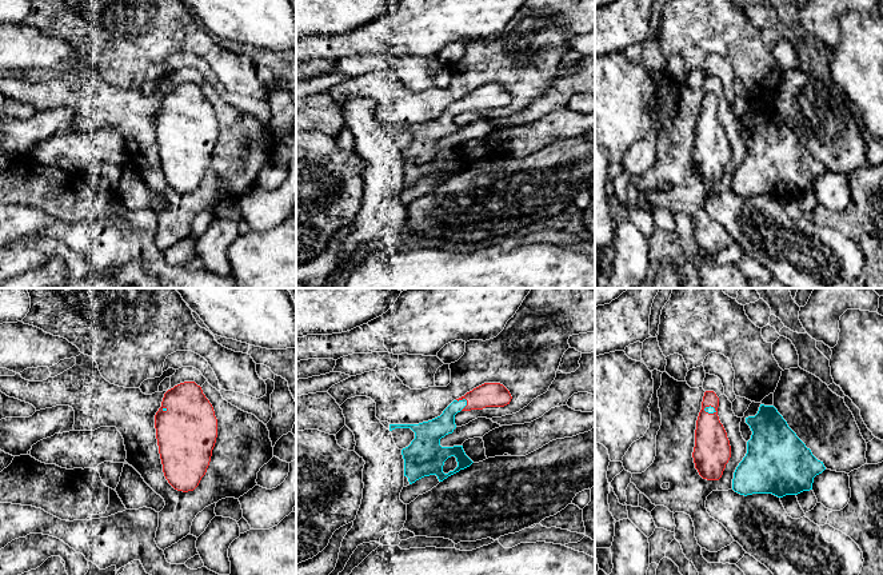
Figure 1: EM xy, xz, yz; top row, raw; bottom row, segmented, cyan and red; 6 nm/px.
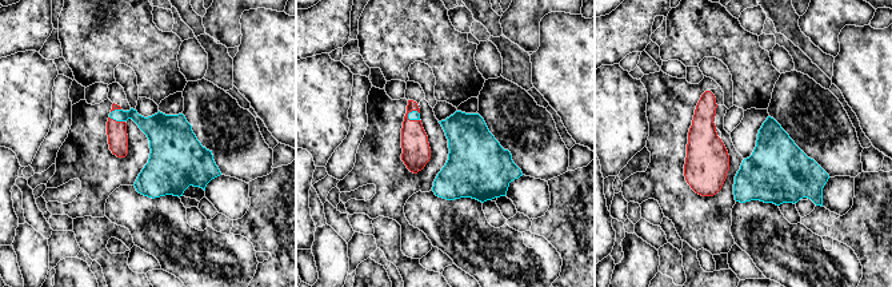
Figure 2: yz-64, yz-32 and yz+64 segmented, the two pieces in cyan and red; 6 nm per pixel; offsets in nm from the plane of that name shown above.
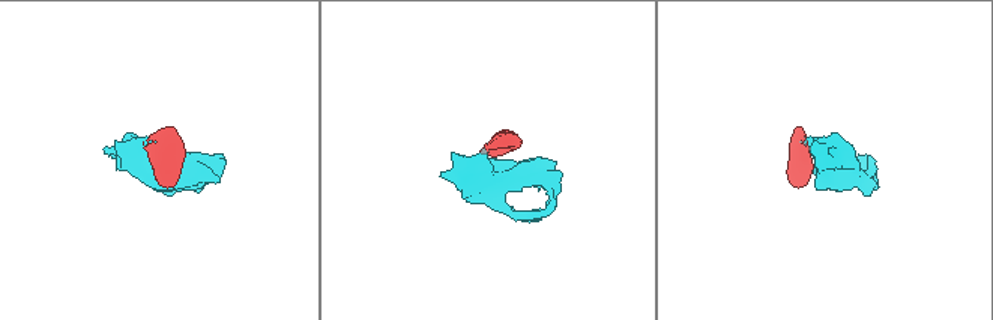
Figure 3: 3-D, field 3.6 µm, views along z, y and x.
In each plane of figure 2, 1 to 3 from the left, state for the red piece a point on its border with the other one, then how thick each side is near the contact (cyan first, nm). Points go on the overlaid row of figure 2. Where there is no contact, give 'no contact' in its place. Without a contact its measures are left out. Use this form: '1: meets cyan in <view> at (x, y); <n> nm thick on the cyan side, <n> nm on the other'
1: meets cyan in yz-64 at (118, 120); 160 nm thick on the cyan side, 130 nm on the other
2: meets cyan in yz-32 at (412, 119); 60 nm thick on the cyan side, 170 nm on the other
3: no contact

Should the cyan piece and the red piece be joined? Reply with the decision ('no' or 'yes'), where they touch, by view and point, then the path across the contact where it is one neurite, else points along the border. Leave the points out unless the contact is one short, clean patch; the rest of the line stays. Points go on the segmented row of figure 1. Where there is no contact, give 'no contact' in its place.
yes | xz (466, 404) | across xz (434, 430), (459, 404), (466, 404), (490, 394)

